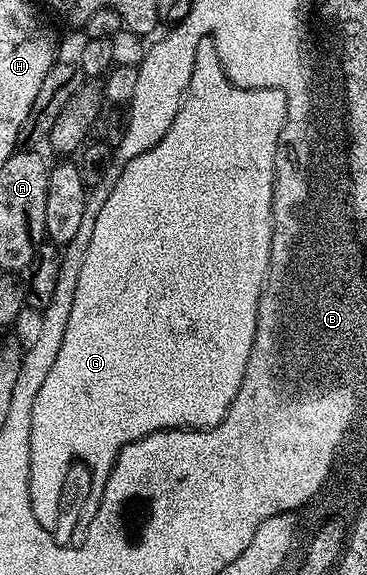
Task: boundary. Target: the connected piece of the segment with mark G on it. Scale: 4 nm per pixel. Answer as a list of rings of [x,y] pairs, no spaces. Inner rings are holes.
[[[203,38],[196,46],[196,58],[192,62],[192,78],[188,78],[182,105],[168,126],[168,134],[152,146],[140,158],[132,158],[118,173],[116,182],[110,186],[104,206],[92,229],[92,242],[84,254],[84,266],[80,266],[80,278],[76,282],[76,298],[72,298],[72,314],[68,314],[68,330],[64,330],[64,342],[60,342],[60,354],[52,362],[52,370],[44,377],[36,402],[32,406],[32,438],[30,439],[30,476],[52,476],[56,484],[68,482],[66,466],[78,456],[78,532],[85,536],[92,518],[96,518],[105,484],[117,456],[124,448],[124,438],[132,438],[132,443],[151,436],[153,432],[165,432],[172,428],[212,429],[228,414],[240,382],[244,380],[244,370],[252,354],[253,338],[256,336],[257,308],[262,294],[262,283],[266,267],[272,259],[270,247],[274,233],[272,218],[272,198],[274,197],[274,167],[278,135],[288,123],[288,97],[278,88],[237,88],[226,77],[222,69],[223,57],[213,39]],[[124,422],[128,428],[124,436],[118,434],[116,426]]]

